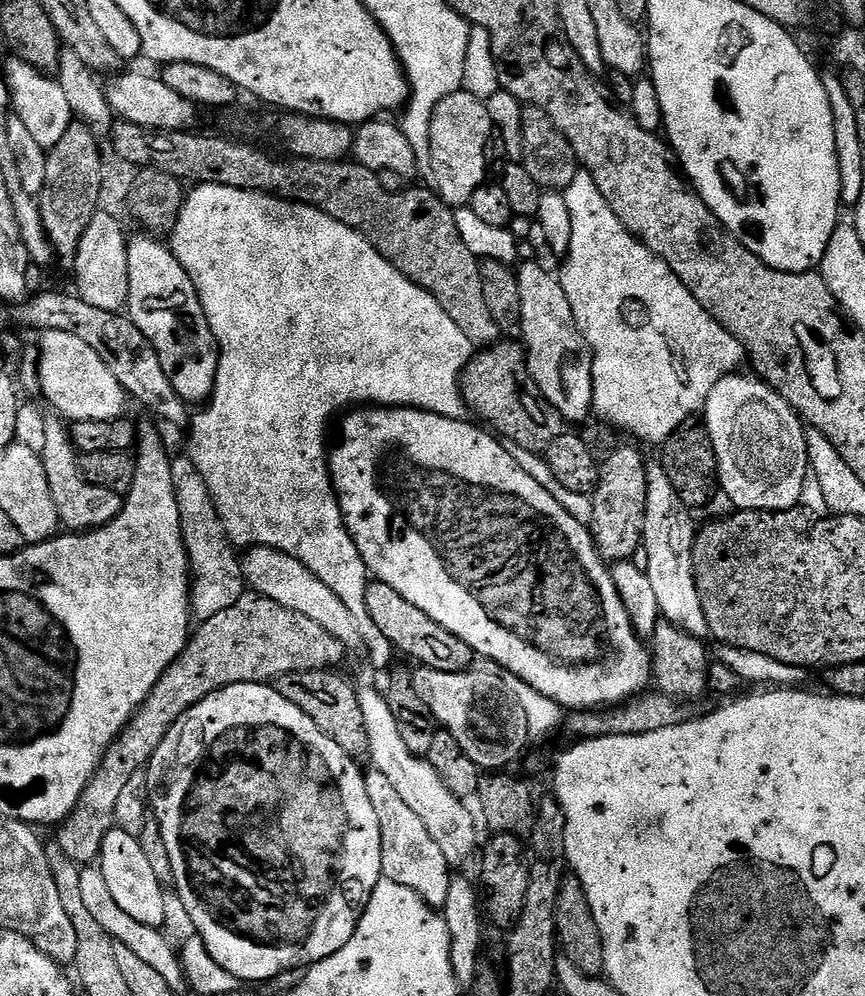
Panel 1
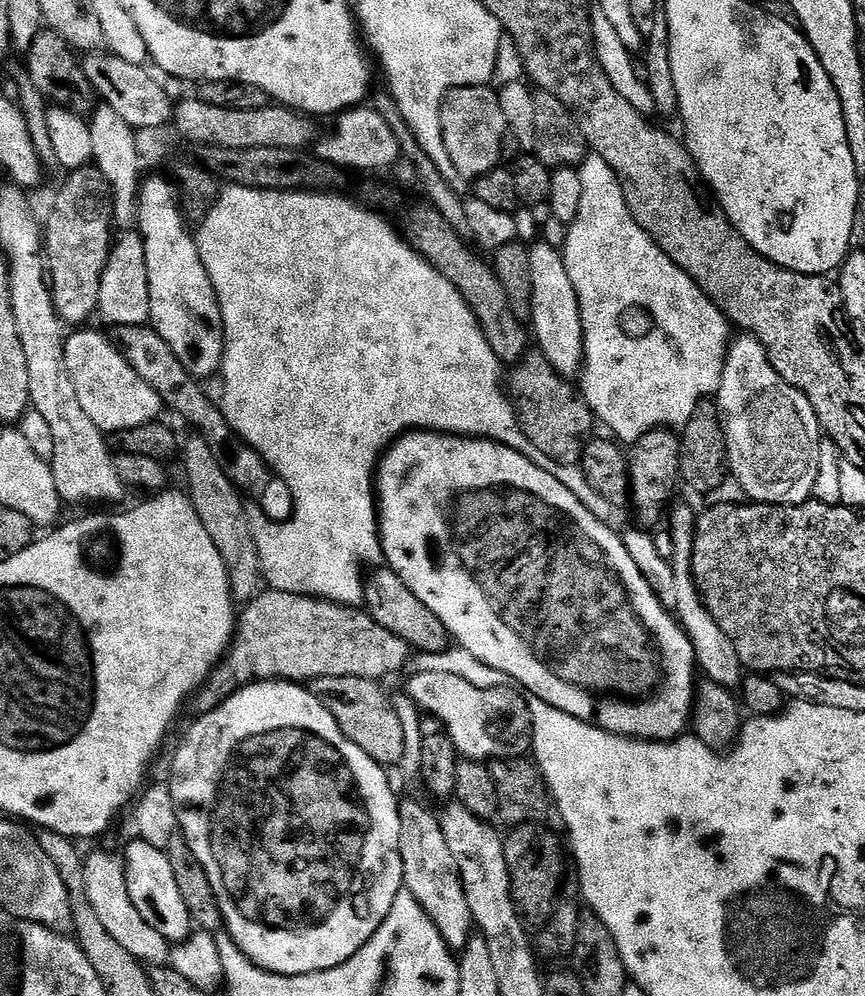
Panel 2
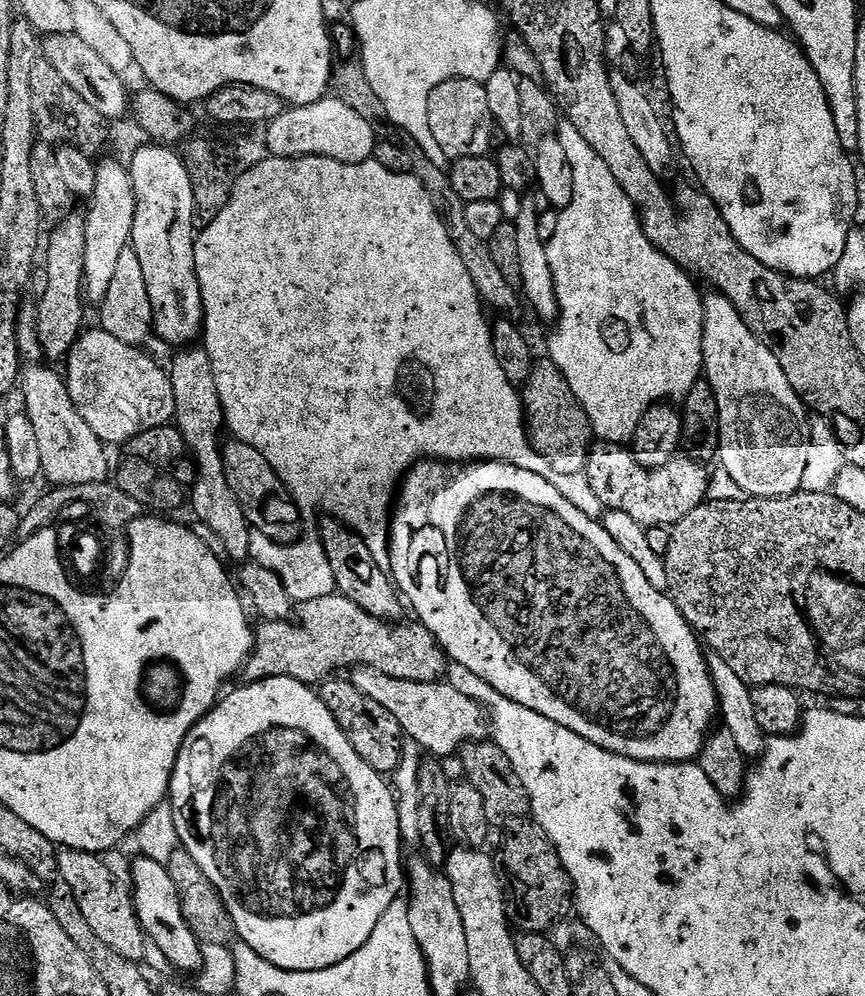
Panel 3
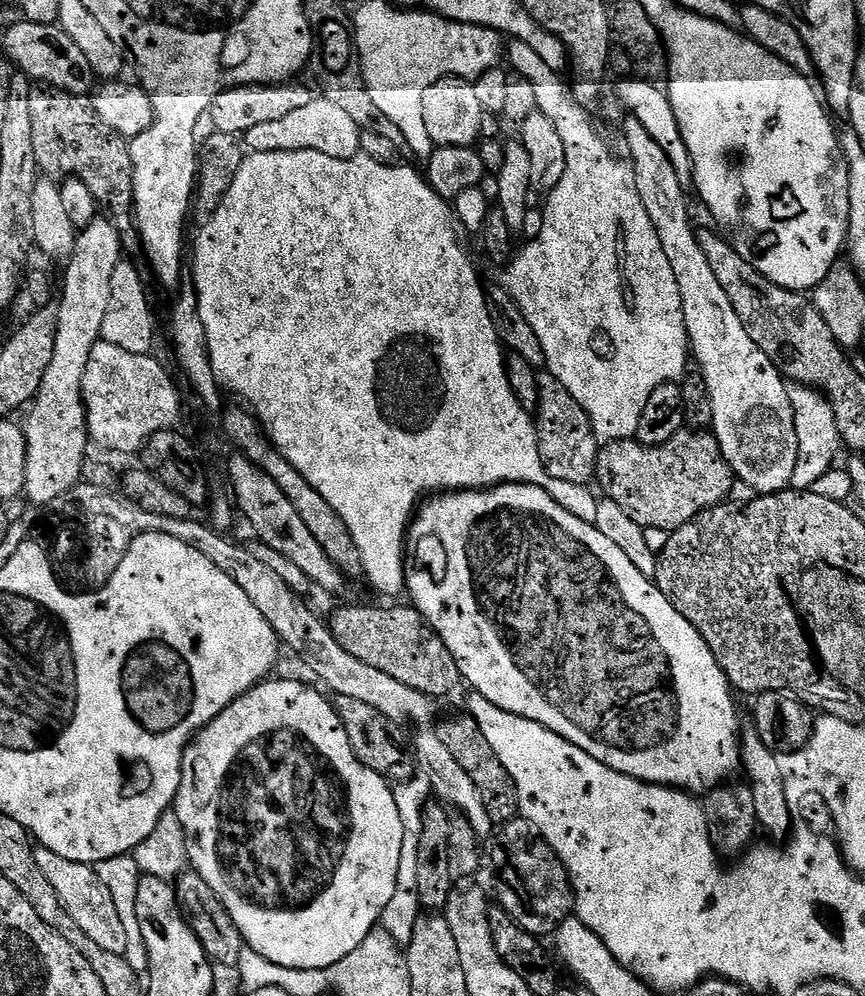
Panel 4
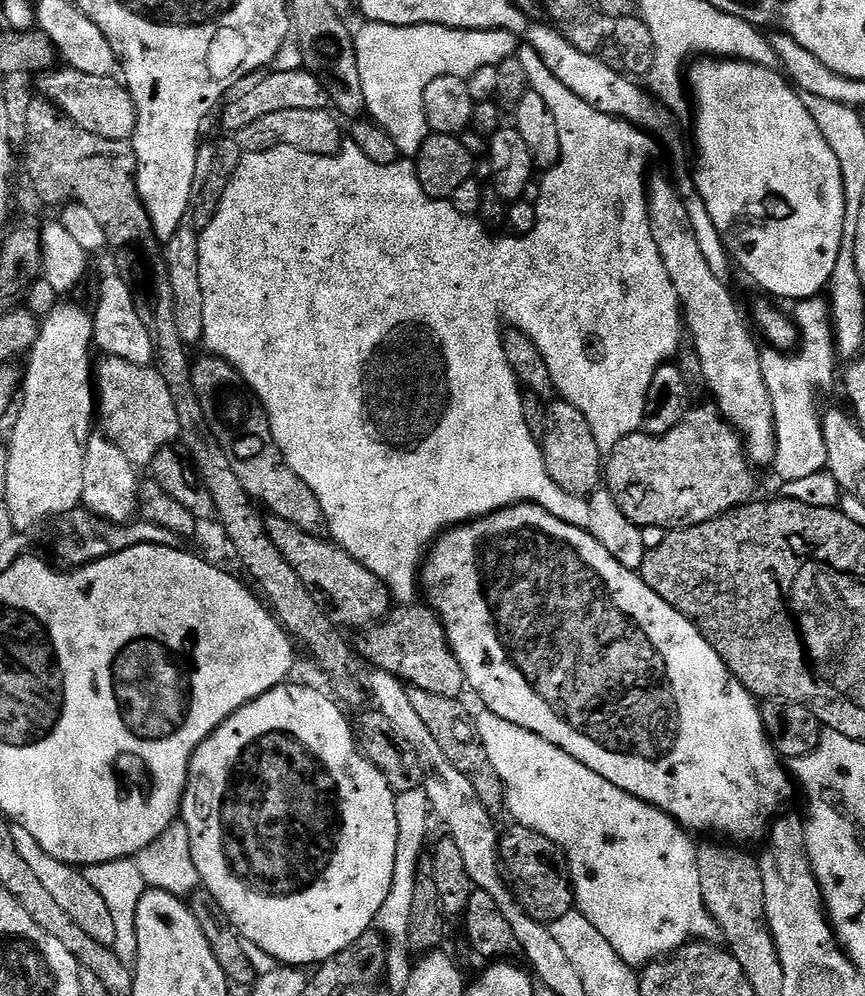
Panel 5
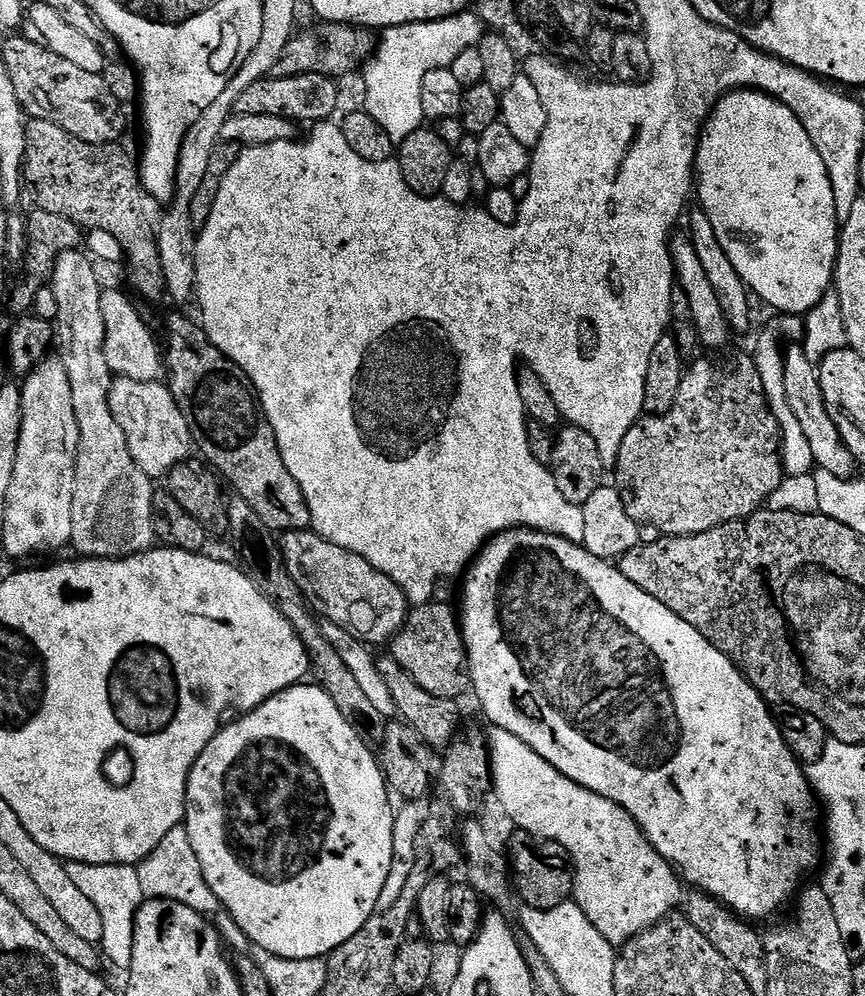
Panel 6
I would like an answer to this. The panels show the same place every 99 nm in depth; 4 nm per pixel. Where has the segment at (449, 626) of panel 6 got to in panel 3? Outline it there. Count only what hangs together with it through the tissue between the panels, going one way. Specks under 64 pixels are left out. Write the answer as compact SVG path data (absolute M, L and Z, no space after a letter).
M333 594L324 598L317 598L313 601L306 601L301 603L298 608L298 620L300 616L300 624L293 622L292 620L266 620L261 623L254 632L254 643L252 646L252 655L248 657L244 662L242 669L242 678L244 684L257 684L259 680L265 680L266 678L294 678L298 682L307 684L309 686L319 685L321 682L329 679L339 668L345 668L345 670L351 670L353 668L372 668L376 672L386 674L390 678L395 680L405 680L411 684L435 684L445 679L448 671L448 665L450 663L447 656L444 654L444 647L438 643L434 637L430 634L430 630L425 624L419 622L396 622L392 623L386 620L379 620L374 618L370 614L366 614L366 610L362 610L362 606L354 606L354 602L350 602L350 598L341 596L339 594Z

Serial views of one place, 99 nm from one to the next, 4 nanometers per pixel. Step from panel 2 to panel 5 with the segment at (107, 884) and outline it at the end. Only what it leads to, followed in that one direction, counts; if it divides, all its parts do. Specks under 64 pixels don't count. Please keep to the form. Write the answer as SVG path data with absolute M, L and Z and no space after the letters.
M13 827L12 837L14 846L18 846L18 854L26 862L26 866L30 866L34 878L38 878L42 887L53 896L54 902L58 902L58 906L62 906L62 910L66 910L66 914L70 914L70 918L78 922L78 926L82 926L82 930L86 930L86 934L90 934L94 942L111 946L114 942L114 918L111 917L106 902L102 902L102 896L86 882L83 871L71 864L58 862L58 858L46 854L46 850L42 850L42 846L38 846L38 842L34 842L30 834L26 834L26 830Z

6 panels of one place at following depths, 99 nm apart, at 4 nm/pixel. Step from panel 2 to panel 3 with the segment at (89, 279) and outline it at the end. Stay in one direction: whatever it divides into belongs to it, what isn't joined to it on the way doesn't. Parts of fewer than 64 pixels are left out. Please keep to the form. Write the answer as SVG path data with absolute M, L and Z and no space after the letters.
M65 215L60 225L47 233L46 247L42 252L44 276L48 285L40 296L40 304L35 305L37 314L37 336L45 357L63 361L68 352L76 345L82 335L84 324L84 263L86 262L86 226L85 217Z

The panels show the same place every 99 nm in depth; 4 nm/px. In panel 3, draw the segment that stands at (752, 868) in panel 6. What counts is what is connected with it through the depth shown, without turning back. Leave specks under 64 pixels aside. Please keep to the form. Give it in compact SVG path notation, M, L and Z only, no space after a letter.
M477 460L475 462L419 461L413 464L412 469L404 475L404 479L399 485L398 499L395 501L394 511L390 516L390 547L392 549L390 575L396 587L400 589L403 599L410 605L411 611L412 608L416 611L415 619L419 623L425 624L432 637L444 647L444 654L451 663L466 666L466 670L470 670L470 674L474 674L478 678L482 678L482 682L494 686L494 690L498 690L498 694L518 702L518 706L526 706L526 710L534 710L538 714L542 714L542 718L550 718L550 722L558 722L558 726L566 726L566 730L574 730L574 734L582 734L582 738L586 738L586 742L594 742L594 746L602 746L602 750L610 750L619 756L625 756L638 762L650 762L651 764L687 764L699 757L700 751L704 748L705 740L713 731L714 723L712 724L712 719L715 721L718 716L716 691L712 685L712 676L708 672L706 652L701 641L686 622L686 618L678 610L678 606L673 602L671 596L654 590L650 586L650 582L646 580L642 570L638 568L638 563L632 560L624 560L624 556L620 556L622 547L610 538L610 534L607 533L603 523L594 518L586 518L586 514L582 514L582 510L578 510L578 506L574 506L574 502L566 502L566 498L562 498L562 494L558 494L558 490L554 490L554 486L550 486L550 482L546 482L546 478L501 460Z

